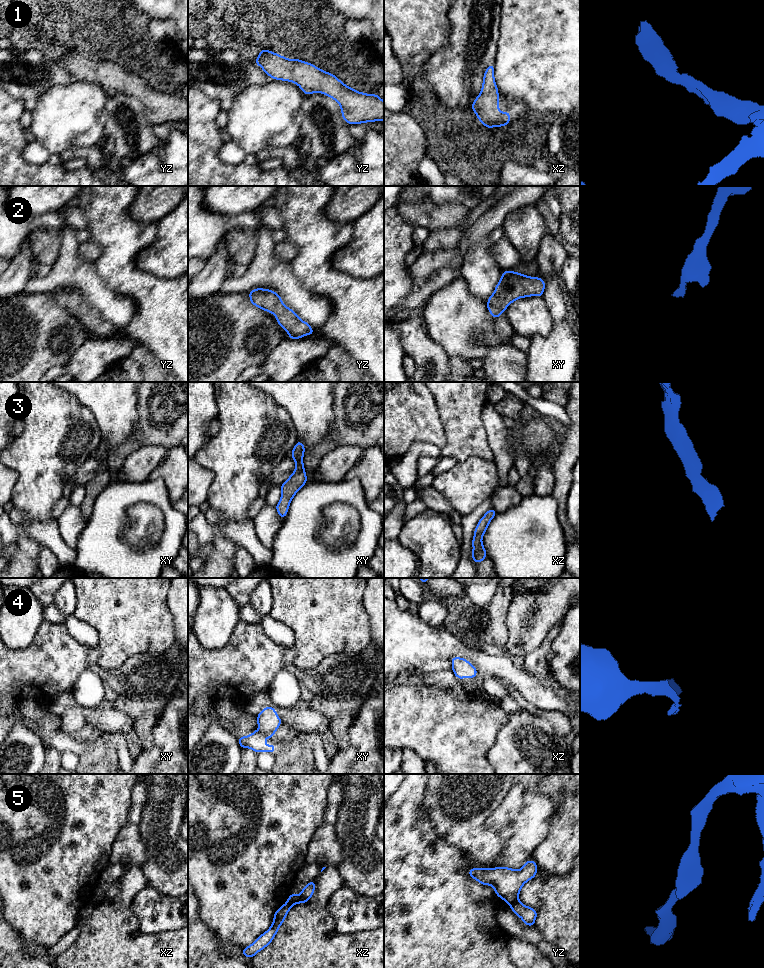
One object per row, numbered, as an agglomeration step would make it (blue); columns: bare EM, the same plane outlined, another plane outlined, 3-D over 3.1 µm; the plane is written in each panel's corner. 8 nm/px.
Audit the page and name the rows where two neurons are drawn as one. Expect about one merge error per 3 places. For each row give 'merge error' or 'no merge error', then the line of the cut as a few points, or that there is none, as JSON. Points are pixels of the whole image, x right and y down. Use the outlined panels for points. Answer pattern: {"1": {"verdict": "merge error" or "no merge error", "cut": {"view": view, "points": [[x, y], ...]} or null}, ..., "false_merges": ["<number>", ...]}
{"1": {"verdict": "no merge error", "cut": null}, "2": {"verdict": "no merge error", "cut": null}, "3": {"verdict": "no merge error", "cut": null}, "4": {"verdict": "no merge error", "cut": null}, "5": {"verdict": "merge error", "cut": {"view": "yz", "points": [[517, 899], [510, 906]]}}, "false_merges": ["5"]}

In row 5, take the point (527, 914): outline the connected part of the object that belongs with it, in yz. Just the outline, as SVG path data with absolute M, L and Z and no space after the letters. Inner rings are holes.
M519 900L515 901L510 907L523 920L524 924L535 927L534 922L537 917L537 911L535 909L523 905Z

